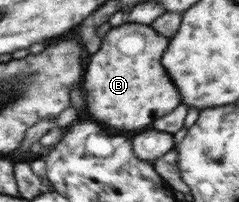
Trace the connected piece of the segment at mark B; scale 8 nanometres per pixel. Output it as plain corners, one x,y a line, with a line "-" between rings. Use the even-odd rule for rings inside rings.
125,21
118,27
112,27
106,33
102,49
96,55
92,55
92,61
88,65
88,75
84,75
86,103
88,103
90,113
96,117
96,121
110,125
114,129
120,129
120,131
136,131
152,123
154,117
160,119
162,115
170,113
180,103
178,91
174,89
174,85
170,83
168,75
164,73
160,65
160,55
164,53
168,39
164,35
156,35
152,27

